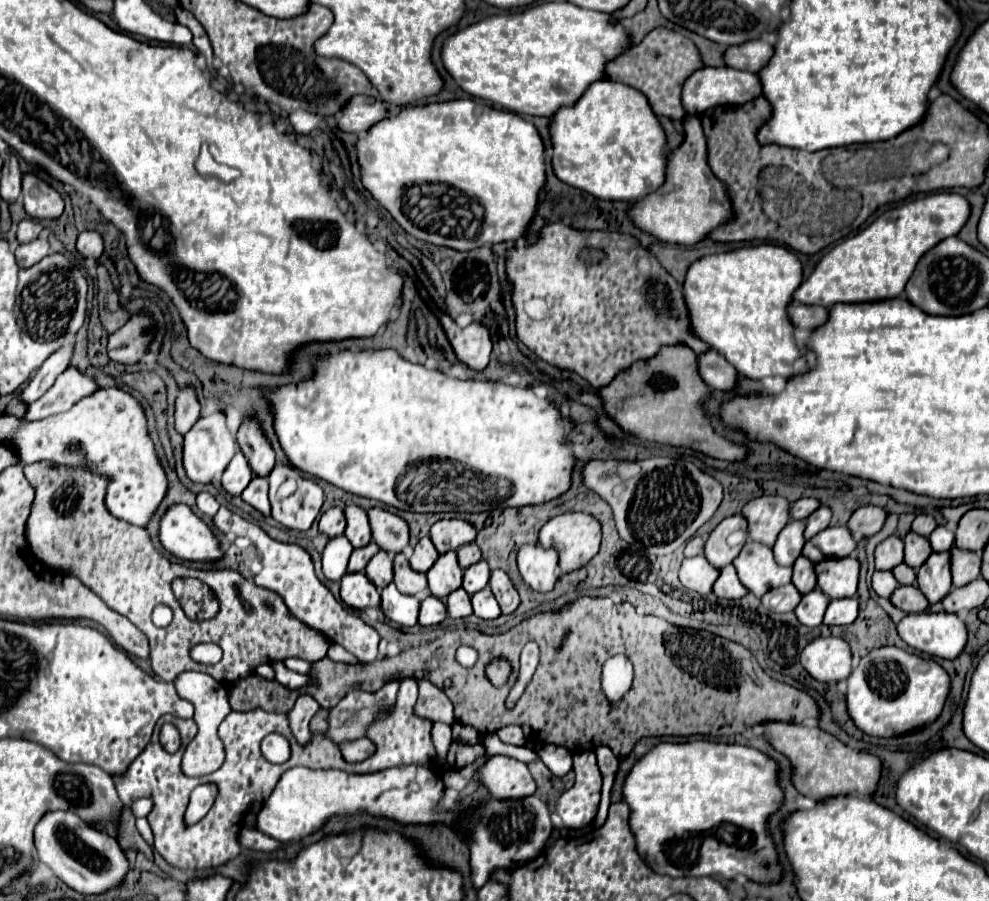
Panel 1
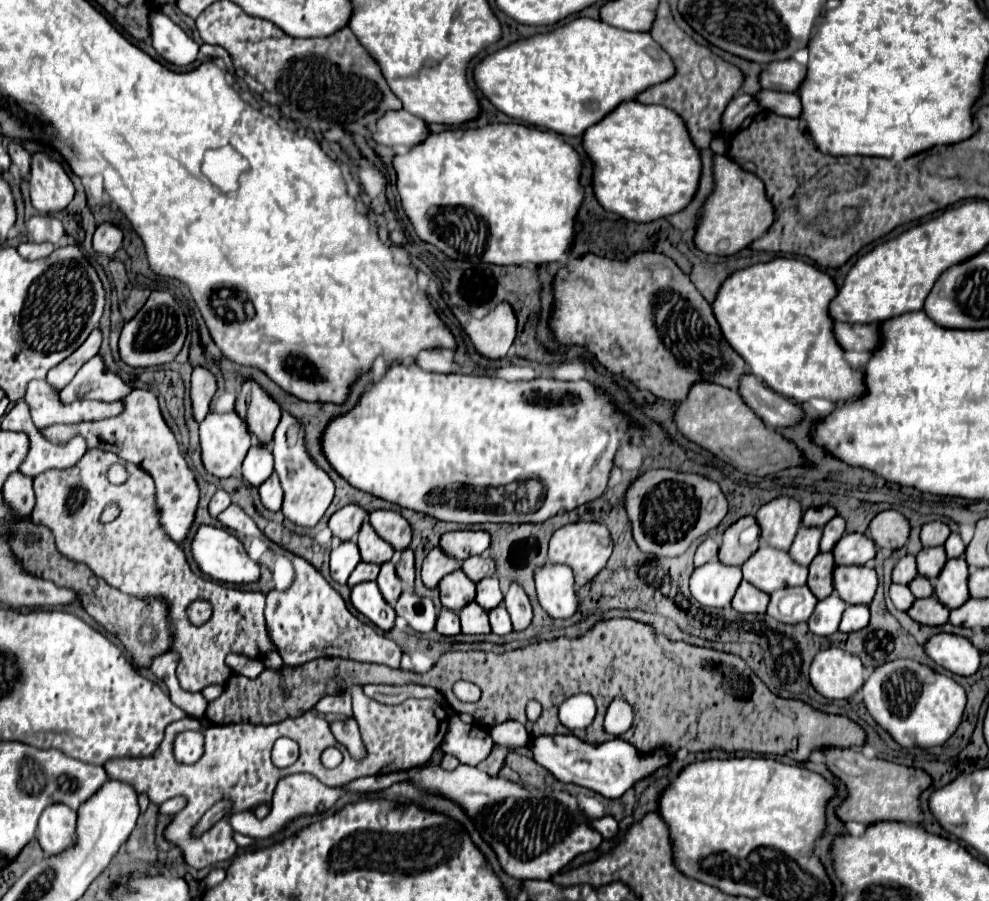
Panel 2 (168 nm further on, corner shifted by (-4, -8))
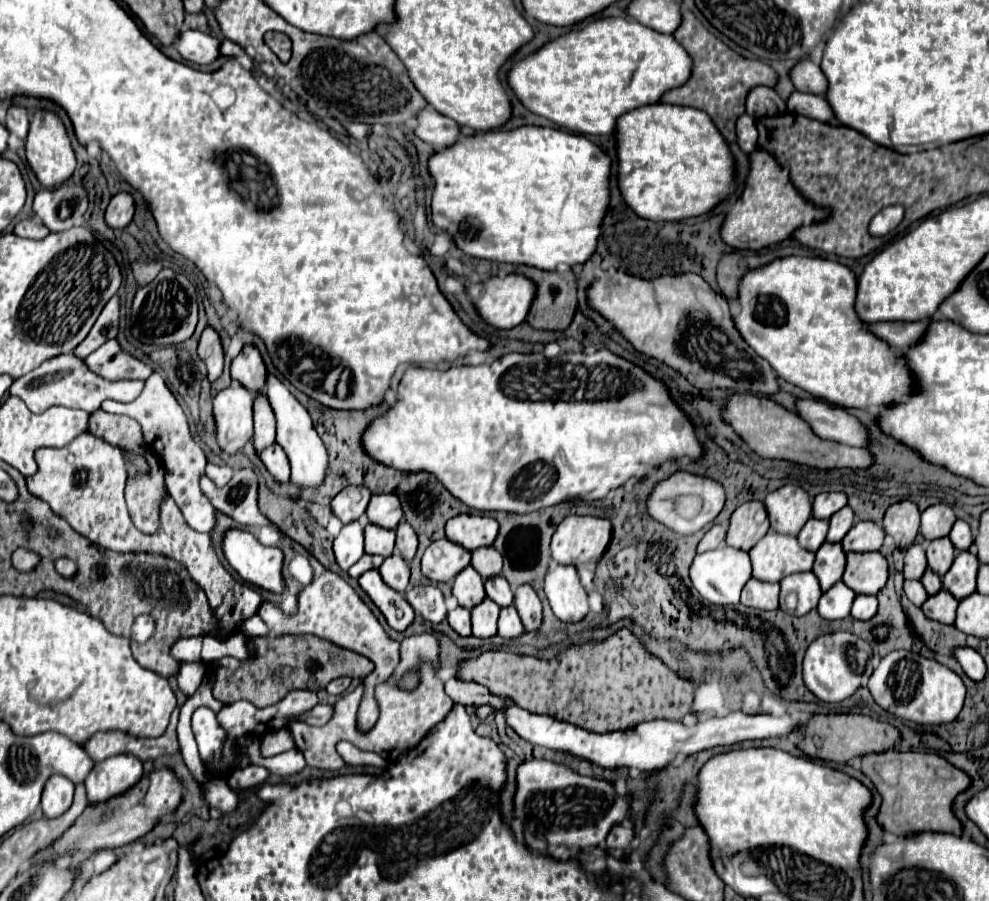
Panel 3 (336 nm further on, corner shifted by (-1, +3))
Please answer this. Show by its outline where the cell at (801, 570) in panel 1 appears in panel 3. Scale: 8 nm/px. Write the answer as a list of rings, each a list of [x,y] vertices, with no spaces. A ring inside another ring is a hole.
[[[825,541],[817,551],[817,559],[813,565],[813,573],[817,575],[821,589],[827,591],[831,585],[835,585],[841,579],[843,571],[845,571],[845,551],[841,543]]]

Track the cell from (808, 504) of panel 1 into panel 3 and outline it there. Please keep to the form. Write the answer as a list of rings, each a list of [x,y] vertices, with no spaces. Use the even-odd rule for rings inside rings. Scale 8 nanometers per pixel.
[[[821,493],[815,497],[813,503],[813,517],[817,519],[829,519],[833,513],[843,509],[847,505],[845,493]]]

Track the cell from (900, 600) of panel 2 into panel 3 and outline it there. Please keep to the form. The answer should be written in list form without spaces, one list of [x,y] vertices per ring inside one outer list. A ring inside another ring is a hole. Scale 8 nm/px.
[[[905,581],[903,589],[905,589],[907,597],[909,597],[917,607],[921,607],[921,605],[929,599],[929,595],[927,595],[927,591],[925,591],[925,587],[923,587],[921,581]]]

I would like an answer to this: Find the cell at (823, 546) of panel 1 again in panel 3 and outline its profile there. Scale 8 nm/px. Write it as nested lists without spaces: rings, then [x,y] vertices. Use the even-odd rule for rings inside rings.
[[[861,521],[853,525],[853,529],[843,537],[843,549],[849,551],[879,551],[885,539],[885,531],[881,525],[873,521]]]

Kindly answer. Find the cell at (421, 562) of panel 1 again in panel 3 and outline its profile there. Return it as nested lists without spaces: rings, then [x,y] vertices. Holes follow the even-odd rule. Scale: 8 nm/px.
[[[439,539],[433,541],[433,545],[429,545],[429,549],[425,551],[421,571],[427,579],[435,583],[447,583],[453,581],[455,575],[469,565],[471,565],[471,551],[463,549],[457,543],[451,543],[449,539]]]

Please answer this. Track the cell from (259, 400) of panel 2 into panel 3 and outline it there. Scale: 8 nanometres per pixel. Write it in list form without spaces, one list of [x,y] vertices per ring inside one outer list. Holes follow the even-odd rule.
[[[245,345],[241,349],[241,353],[231,363],[231,377],[239,381],[245,389],[249,389],[251,393],[263,391],[267,369],[257,347]]]

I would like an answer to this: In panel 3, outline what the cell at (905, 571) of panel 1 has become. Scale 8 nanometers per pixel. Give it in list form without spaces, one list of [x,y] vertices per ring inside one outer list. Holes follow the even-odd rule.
[[[927,569],[927,571],[925,571],[925,577],[921,579],[921,583],[925,585],[925,589],[927,589],[927,593],[929,593],[929,595],[935,595],[935,593],[939,593],[939,591],[943,589],[941,577],[939,577],[939,575],[935,575],[931,569]]]

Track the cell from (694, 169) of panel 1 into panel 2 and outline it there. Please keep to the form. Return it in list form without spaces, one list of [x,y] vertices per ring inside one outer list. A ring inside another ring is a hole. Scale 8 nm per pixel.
[[[714,154],[714,190],[706,198],[698,222],[696,222],[696,234],[694,234],[694,246],[706,254],[716,256],[730,256],[742,248],[746,248],[752,240],[760,238],[772,224],[774,212],[772,204],[768,204],[768,198],[764,196],[764,186],[756,176],[744,172],[742,168],[736,168],[728,156]]]

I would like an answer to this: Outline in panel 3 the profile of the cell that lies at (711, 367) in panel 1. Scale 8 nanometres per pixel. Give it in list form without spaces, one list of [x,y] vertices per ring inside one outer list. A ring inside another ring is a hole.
[[[801,399],[797,401],[797,413],[823,439],[851,447],[869,447],[871,443],[867,427],[845,409],[831,407],[817,399]]]

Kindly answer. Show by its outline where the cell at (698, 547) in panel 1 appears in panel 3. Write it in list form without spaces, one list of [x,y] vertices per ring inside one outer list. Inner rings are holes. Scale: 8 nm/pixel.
[[[713,525],[705,533],[705,537],[701,539],[701,543],[697,547],[697,553],[705,553],[705,551],[711,551],[711,549],[717,549],[725,541],[725,535],[727,535],[727,531],[721,525]]]

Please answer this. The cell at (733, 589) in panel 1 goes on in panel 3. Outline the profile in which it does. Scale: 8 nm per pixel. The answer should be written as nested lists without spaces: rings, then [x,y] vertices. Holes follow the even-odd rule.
[[[751,579],[741,593],[741,603],[745,607],[755,607],[763,611],[779,609],[779,583],[765,583]]]

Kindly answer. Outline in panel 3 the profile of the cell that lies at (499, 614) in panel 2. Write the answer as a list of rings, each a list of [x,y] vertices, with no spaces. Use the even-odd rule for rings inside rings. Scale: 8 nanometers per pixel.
[[[505,607],[501,609],[501,617],[499,617],[499,635],[503,639],[517,639],[525,633],[525,627],[519,619],[519,613],[515,607]]]

